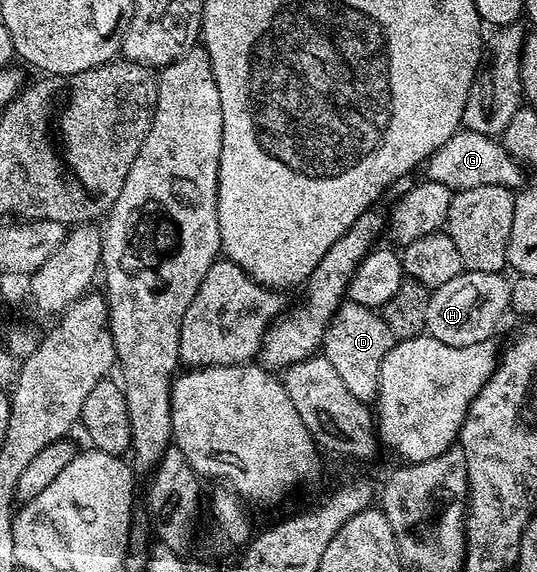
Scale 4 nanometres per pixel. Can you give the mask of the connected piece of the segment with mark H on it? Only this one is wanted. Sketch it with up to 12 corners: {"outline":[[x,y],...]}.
{"outline":[[470,269],[430,299],[427,332],[489,340],[512,303],[504,273]]}

